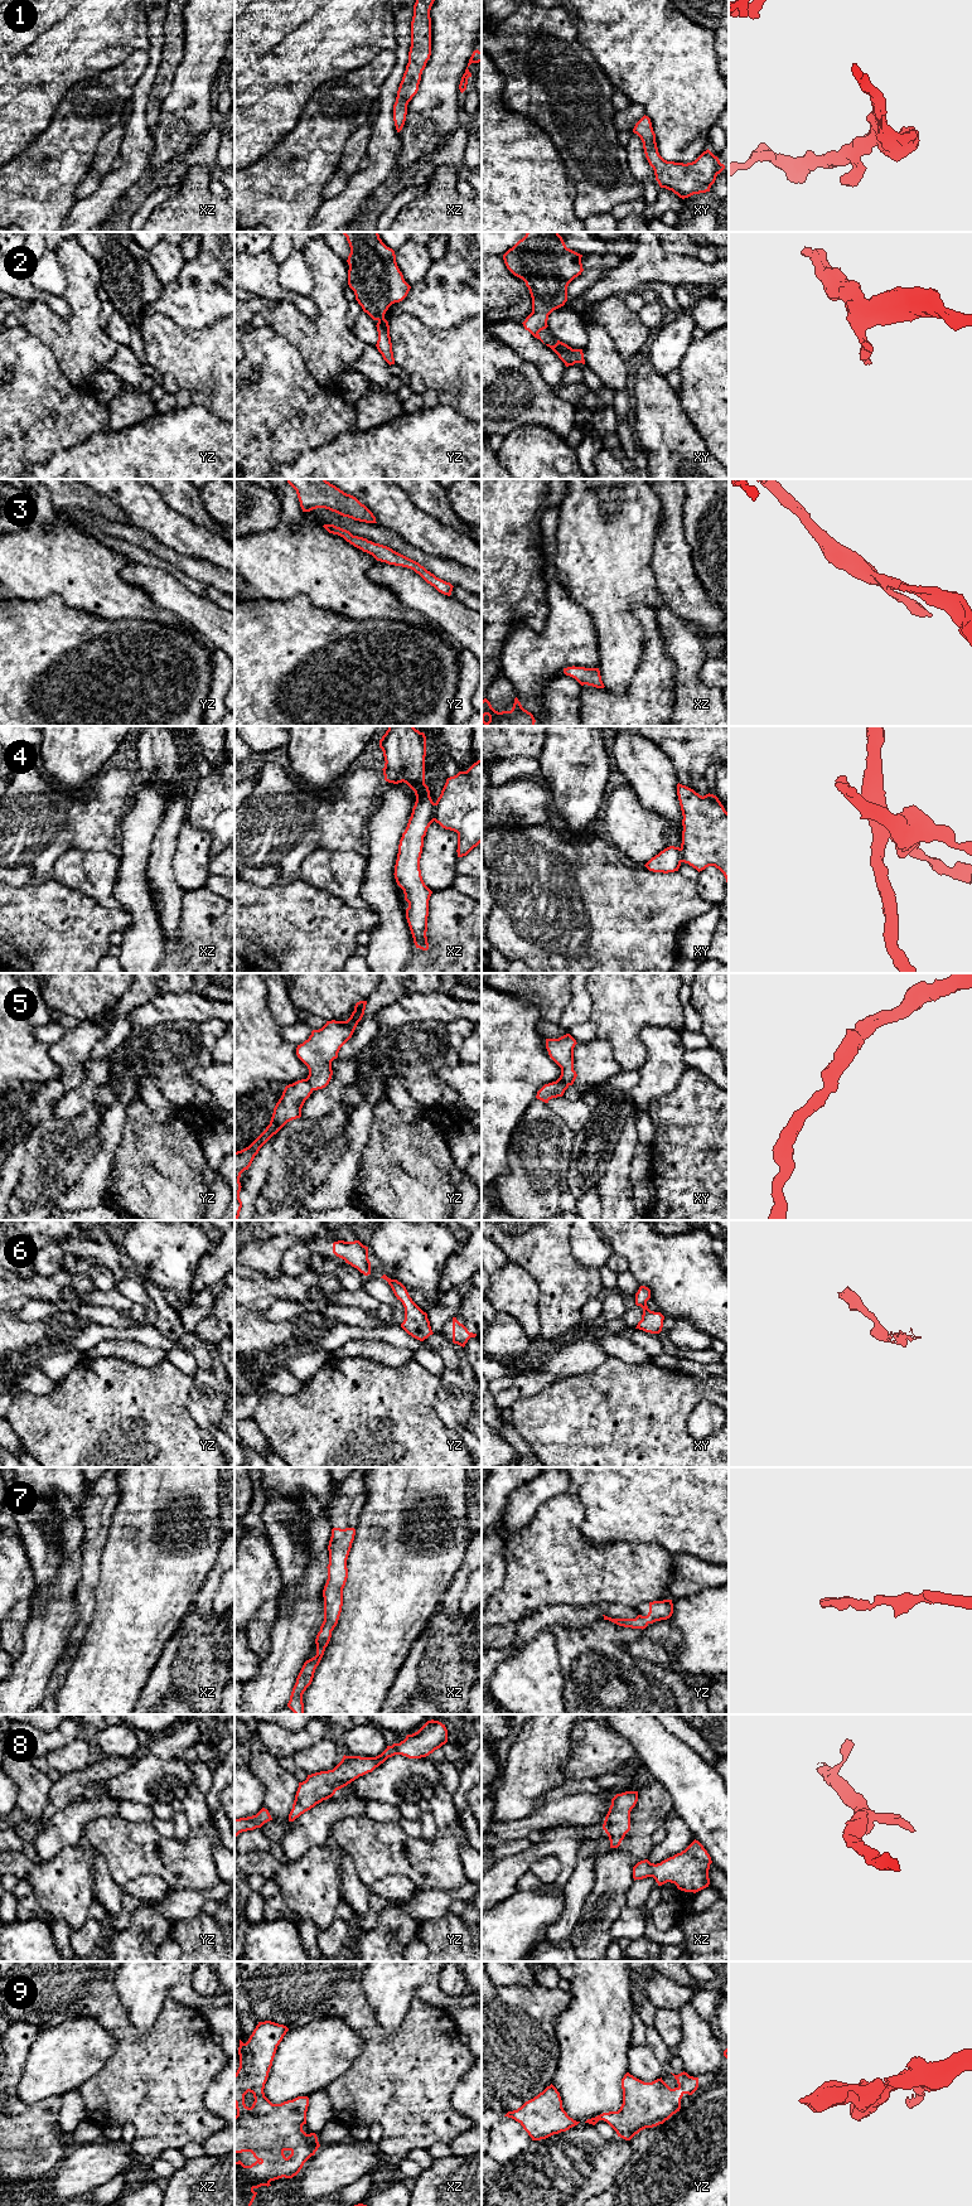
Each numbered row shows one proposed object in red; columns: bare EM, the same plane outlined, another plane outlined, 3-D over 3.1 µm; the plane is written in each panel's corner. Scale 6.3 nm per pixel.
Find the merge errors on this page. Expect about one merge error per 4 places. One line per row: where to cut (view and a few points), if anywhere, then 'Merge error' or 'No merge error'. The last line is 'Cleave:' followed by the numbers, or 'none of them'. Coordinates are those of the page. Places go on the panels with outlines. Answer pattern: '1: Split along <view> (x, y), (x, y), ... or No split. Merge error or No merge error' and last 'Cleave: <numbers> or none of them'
1: No split. No merge error
2: No split. No merge error
3: No split. No merge error
4: Split along xz (435, 803), (433, 820). Merge error
5: No split. No merge error
6: No split. No merge error
7: No split. No merge error
8: No split. No merge error
9: No split. No merge error
Cleave: 4

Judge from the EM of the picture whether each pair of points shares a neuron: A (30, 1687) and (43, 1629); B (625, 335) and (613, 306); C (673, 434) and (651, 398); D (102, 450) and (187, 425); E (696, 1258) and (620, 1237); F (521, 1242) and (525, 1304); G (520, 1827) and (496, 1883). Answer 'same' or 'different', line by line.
A: same
B: same
C: same
D: same
E: same
F: different
G: different

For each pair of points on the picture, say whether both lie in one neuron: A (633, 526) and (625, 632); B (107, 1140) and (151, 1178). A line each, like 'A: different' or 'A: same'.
A: same
B: different

